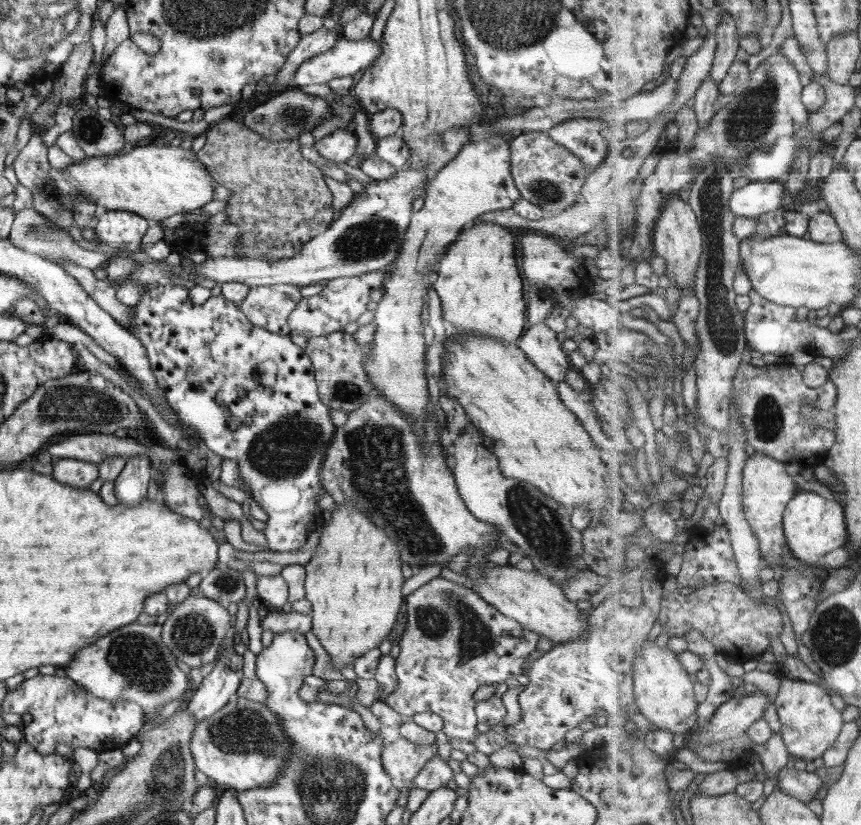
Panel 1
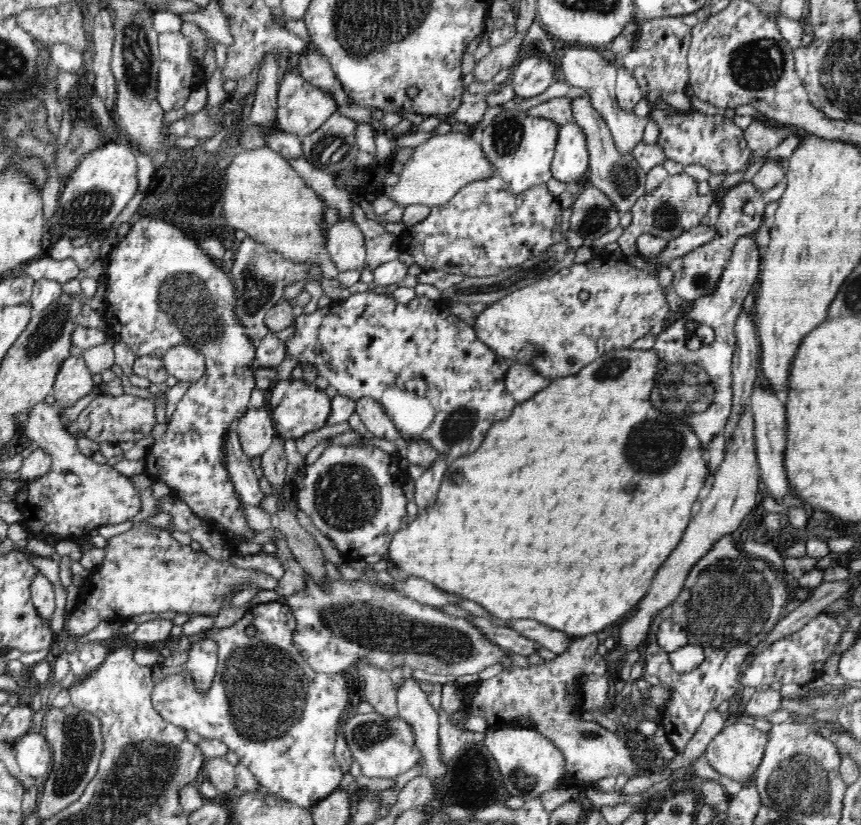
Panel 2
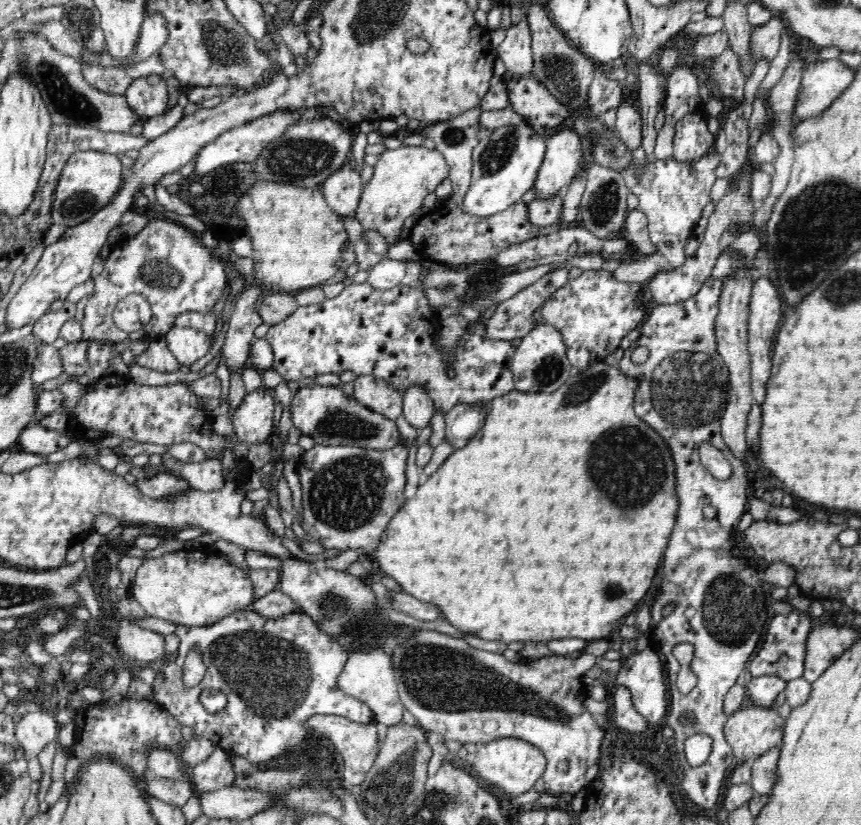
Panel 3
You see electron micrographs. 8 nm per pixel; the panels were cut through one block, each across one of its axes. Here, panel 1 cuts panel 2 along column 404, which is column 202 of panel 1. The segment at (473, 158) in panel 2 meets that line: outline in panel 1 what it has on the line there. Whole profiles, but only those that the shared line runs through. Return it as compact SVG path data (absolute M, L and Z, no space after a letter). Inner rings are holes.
M40 129L32 130L32 138L18 154L13 168L19 182L32 192L32 208L52 221L53 225L68 232L74 224L73 204L78 197L94 201L100 211L136 213L154 224L214 200L214 178L192 150L145 143L132 146L130 152L120 156L87 157L80 162L73 161L65 172L60 172L48 162L47 148L42 146L43 133Z

